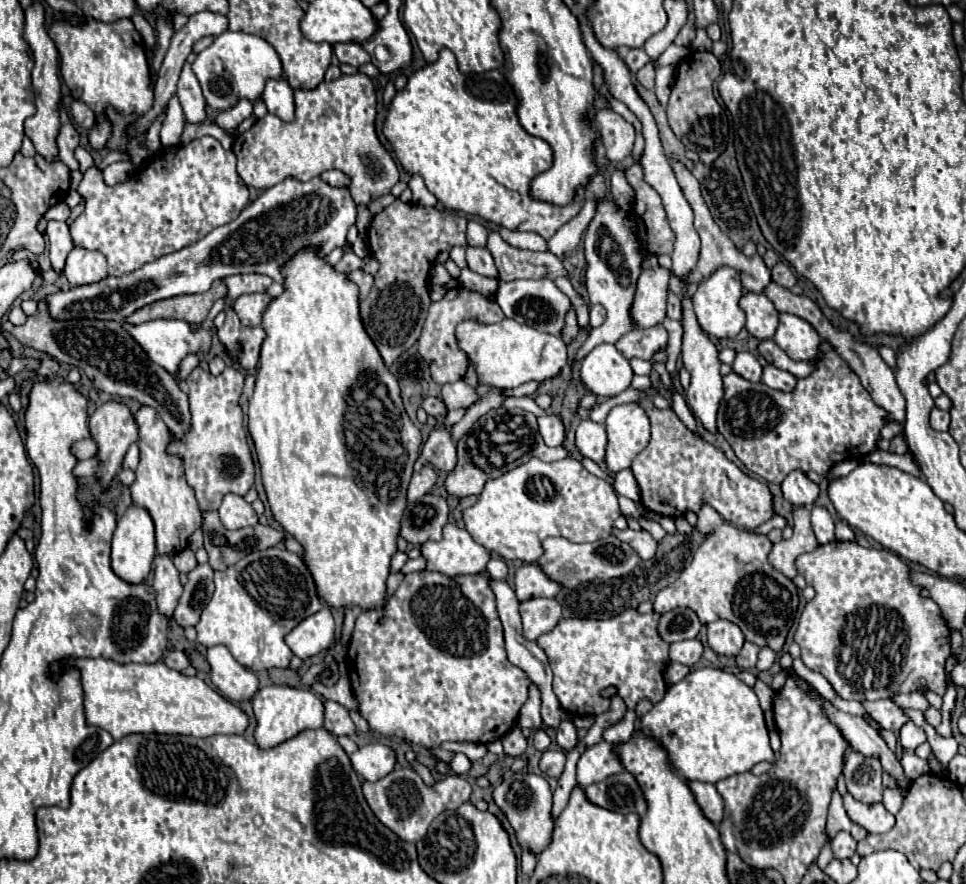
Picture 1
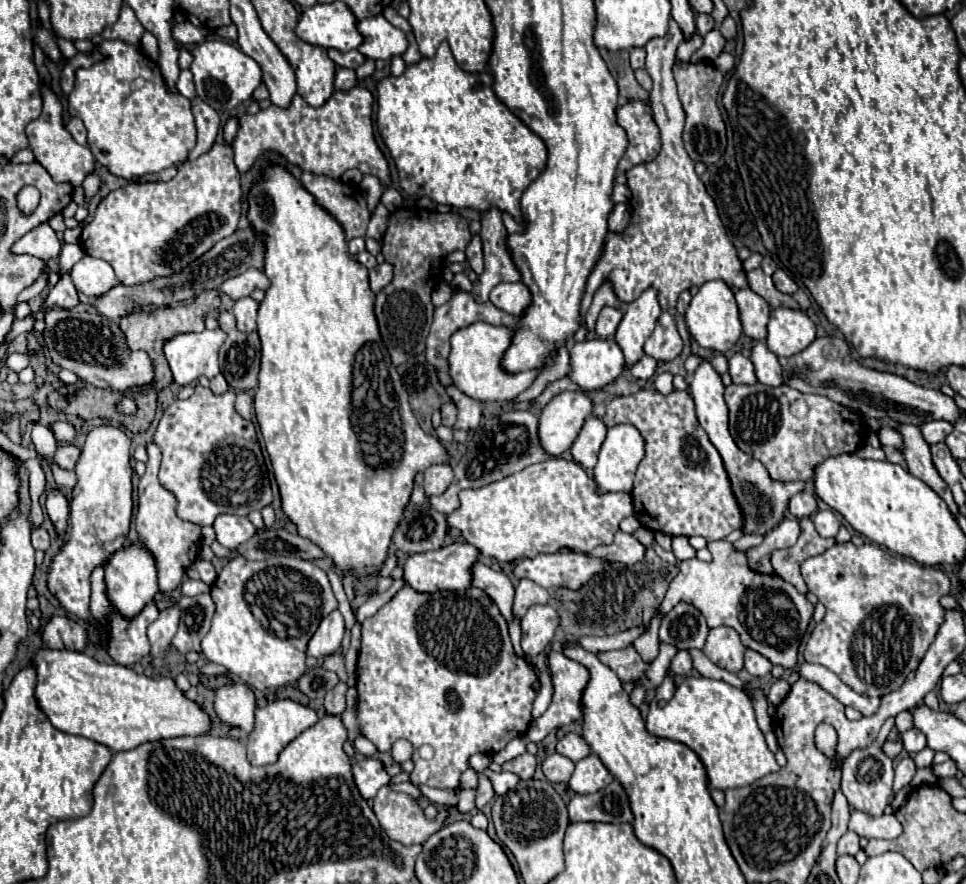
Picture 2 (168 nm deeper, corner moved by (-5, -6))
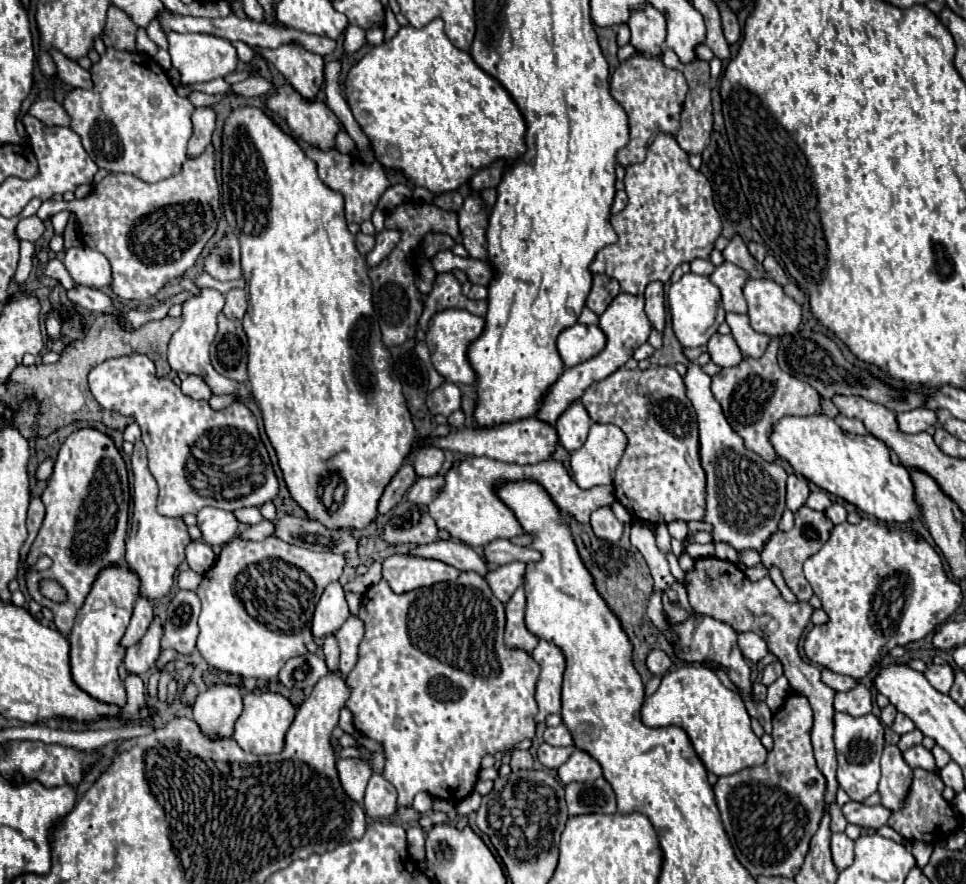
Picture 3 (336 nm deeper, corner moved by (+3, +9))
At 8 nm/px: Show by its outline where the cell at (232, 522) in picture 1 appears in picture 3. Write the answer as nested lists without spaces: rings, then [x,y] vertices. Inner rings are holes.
[[[204,507],[196,513],[196,519],[198,519],[198,527],[202,531],[202,539],[214,547],[226,545],[230,539],[234,539],[236,531],[238,531],[238,521],[236,521],[234,513],[224,511],[224,509]]]

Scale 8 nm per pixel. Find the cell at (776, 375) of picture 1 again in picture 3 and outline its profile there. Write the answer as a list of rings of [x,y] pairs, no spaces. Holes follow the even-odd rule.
[[[726,313],[726,323],[730,325],[732,335],[734,335],[740,351],[742,351],[746,357],[758,359],[758,357],[766,351],[770,337],[764,335],[764,333],[756,333],[756,331],[750,327],[750,321],[748,321],[746,315]]]

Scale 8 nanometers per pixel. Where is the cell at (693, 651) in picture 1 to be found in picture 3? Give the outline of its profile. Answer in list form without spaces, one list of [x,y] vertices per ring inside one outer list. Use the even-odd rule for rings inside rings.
[[[654,649],[654,651],[650,651],[650,655],[646,659],[646,667],[654,675],[664,675],[664,673],[668,673],[672,669],[672,661],[664,651]]]

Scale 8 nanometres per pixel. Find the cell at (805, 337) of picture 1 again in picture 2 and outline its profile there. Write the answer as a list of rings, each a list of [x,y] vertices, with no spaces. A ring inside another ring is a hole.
[[[774,308],[768,322],[766,344],[776,356],[794,356],[812,344],[816,326],[802,310]]]

